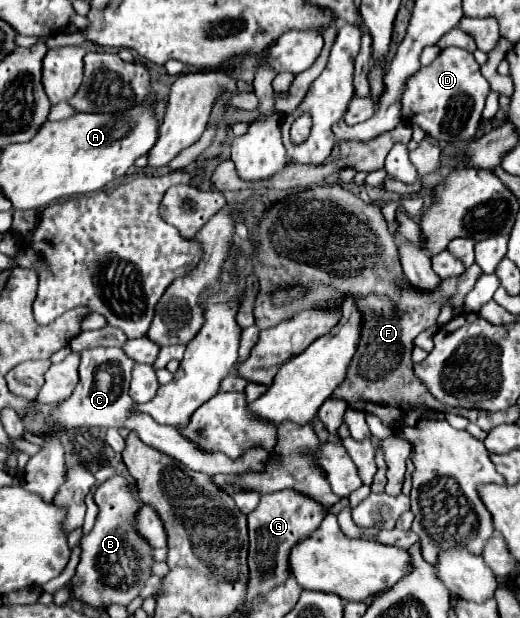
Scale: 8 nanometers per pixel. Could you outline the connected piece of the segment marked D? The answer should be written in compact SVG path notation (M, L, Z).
M446 47L428 67L422 67L408 79L402 93L402 121L416 121L436 141L470 141L478 133L488 93L490 85L482 77L480 65L476 63L474 55L458 47Z

